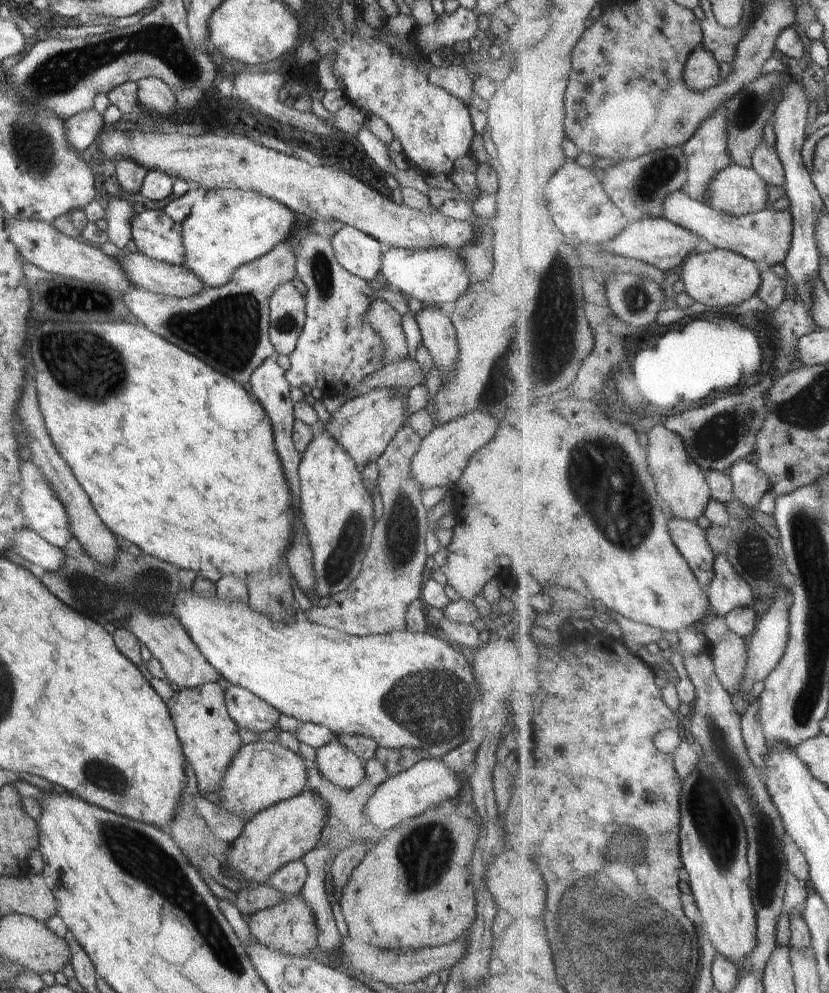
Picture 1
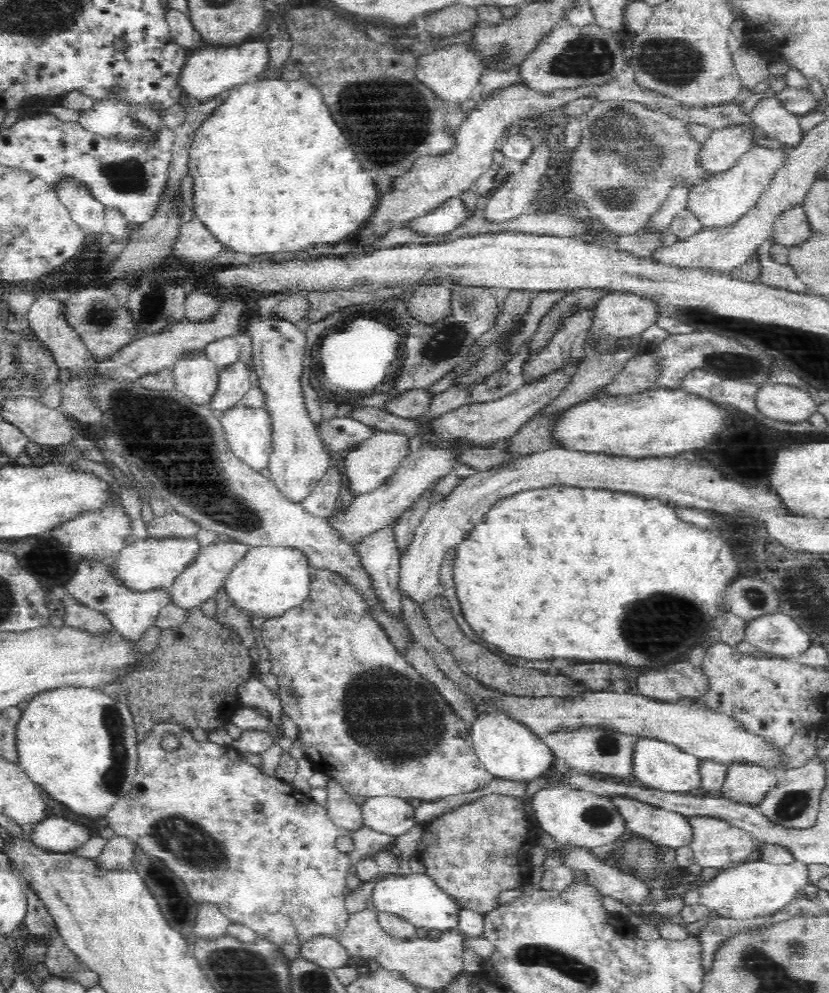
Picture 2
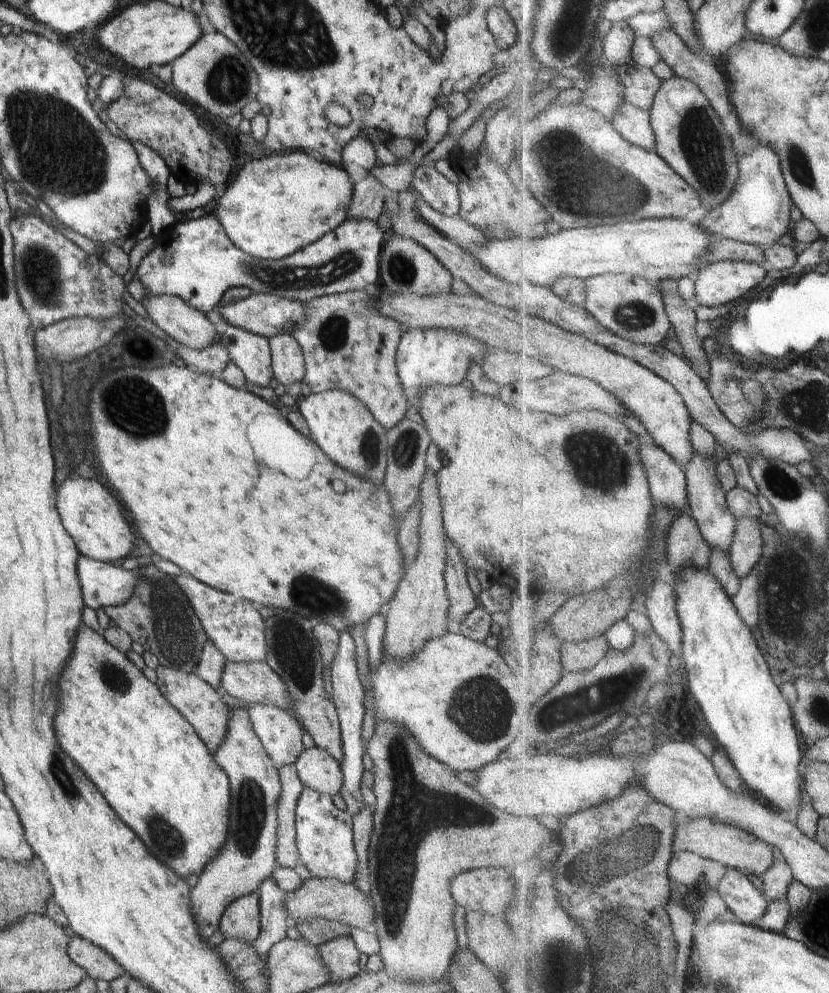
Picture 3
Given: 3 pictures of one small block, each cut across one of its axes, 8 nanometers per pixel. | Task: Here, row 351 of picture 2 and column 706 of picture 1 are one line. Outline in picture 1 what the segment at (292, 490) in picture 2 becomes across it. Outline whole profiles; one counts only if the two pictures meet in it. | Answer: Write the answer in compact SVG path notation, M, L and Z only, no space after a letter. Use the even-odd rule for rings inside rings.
M714 249L708 253L691 255L681 270L682 278L689 295L700 303L712 308L738 306L744 300L759 294L763 287L763 273L760 273L756 262L751 258L728 249Z

